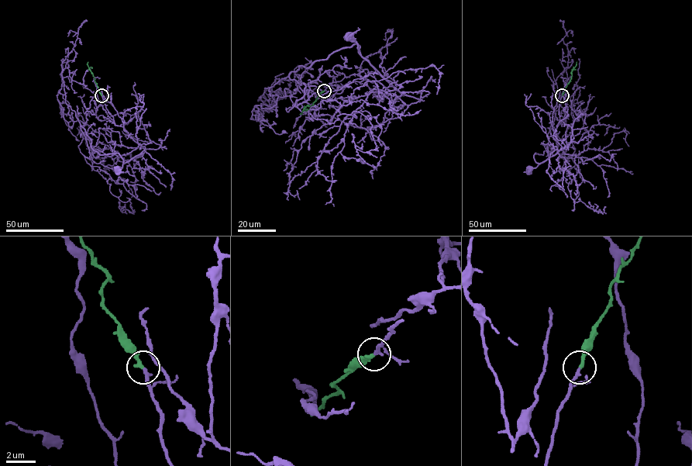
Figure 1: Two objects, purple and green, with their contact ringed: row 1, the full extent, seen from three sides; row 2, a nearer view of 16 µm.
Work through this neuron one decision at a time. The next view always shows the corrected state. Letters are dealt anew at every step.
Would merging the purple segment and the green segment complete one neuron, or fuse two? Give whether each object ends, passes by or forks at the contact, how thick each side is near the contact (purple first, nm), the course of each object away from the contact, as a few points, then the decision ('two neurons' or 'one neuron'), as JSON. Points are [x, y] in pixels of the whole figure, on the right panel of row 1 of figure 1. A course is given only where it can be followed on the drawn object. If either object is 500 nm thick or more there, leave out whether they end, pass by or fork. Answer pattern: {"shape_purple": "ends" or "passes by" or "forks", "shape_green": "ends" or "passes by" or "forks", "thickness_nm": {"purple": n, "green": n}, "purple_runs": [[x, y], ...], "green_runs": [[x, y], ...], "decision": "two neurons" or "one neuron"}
{"shape_purple": "ends", "shape_green": "ends", "thickness_nm": {"purple": 240, "green": 260}, "purple_runs": [[562, 95], [559, 104], [559, 123], [556, 130], [556, 139], [562, 147], [535, 167], [528, 169]], "green_runs": [[562, 95], [576, 62]], "decision": "one neuron"}

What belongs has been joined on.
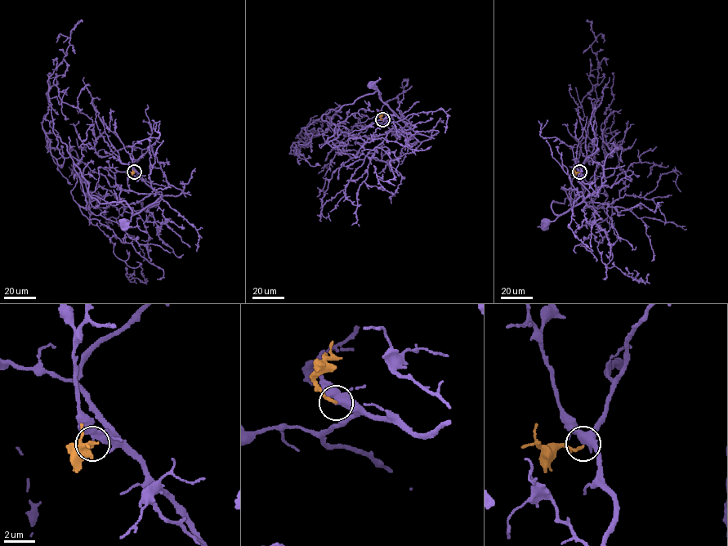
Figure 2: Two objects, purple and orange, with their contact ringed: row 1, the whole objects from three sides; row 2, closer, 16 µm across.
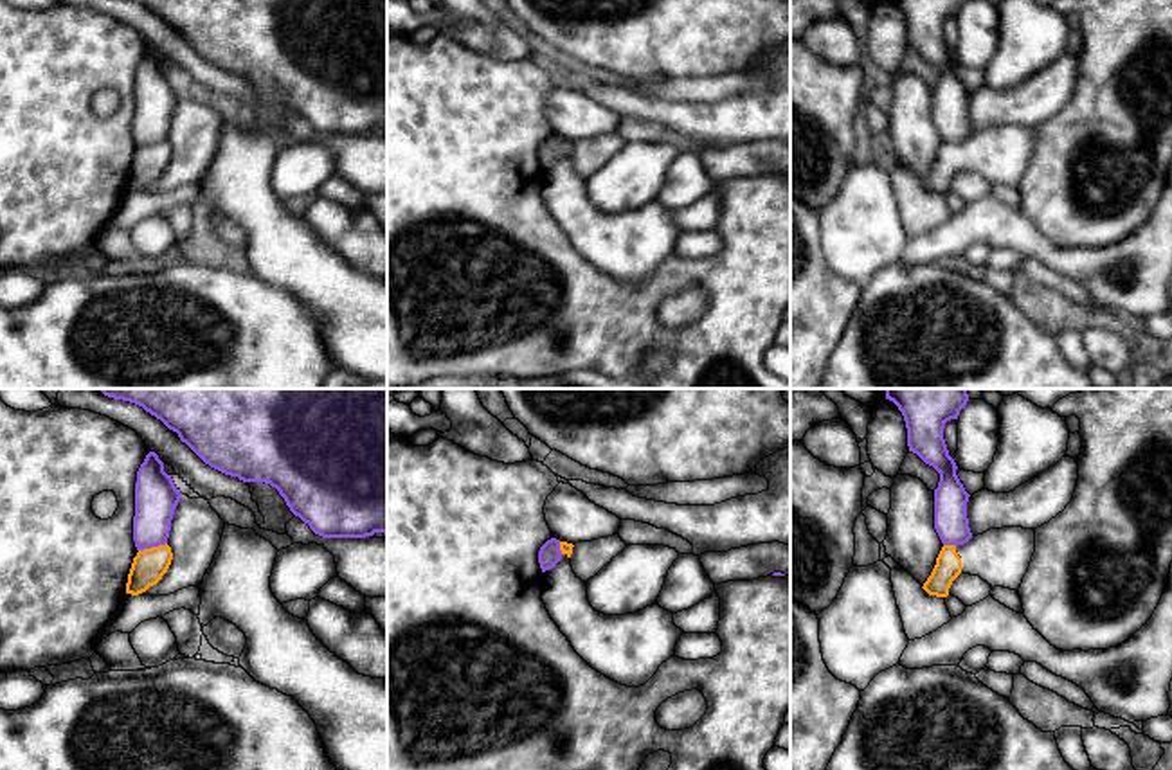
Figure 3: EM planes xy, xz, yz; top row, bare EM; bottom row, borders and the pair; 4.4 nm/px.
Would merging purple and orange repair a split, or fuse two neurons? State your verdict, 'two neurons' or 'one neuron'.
two neurons

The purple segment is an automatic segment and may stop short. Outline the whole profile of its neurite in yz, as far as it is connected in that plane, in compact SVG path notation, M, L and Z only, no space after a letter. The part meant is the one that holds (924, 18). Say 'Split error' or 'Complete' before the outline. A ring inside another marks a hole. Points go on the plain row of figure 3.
Complete. M895 0L904 13L909 49L940 70L934 86L934 126L943 142L963 142L972 135L967 99L969 90L956 72L956 59L949 52L943 25L958 16L967 0Z

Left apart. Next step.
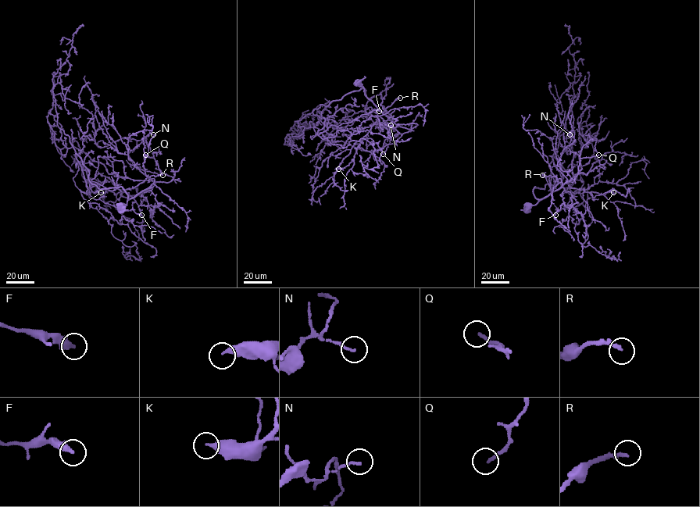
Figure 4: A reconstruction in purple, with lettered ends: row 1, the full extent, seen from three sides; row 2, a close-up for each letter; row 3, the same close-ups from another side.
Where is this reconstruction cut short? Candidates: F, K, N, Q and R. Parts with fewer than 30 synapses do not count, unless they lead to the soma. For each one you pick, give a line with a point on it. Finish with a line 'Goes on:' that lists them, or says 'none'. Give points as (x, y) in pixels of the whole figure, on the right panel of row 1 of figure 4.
R: Place: (542, 175)
Goes on: R

